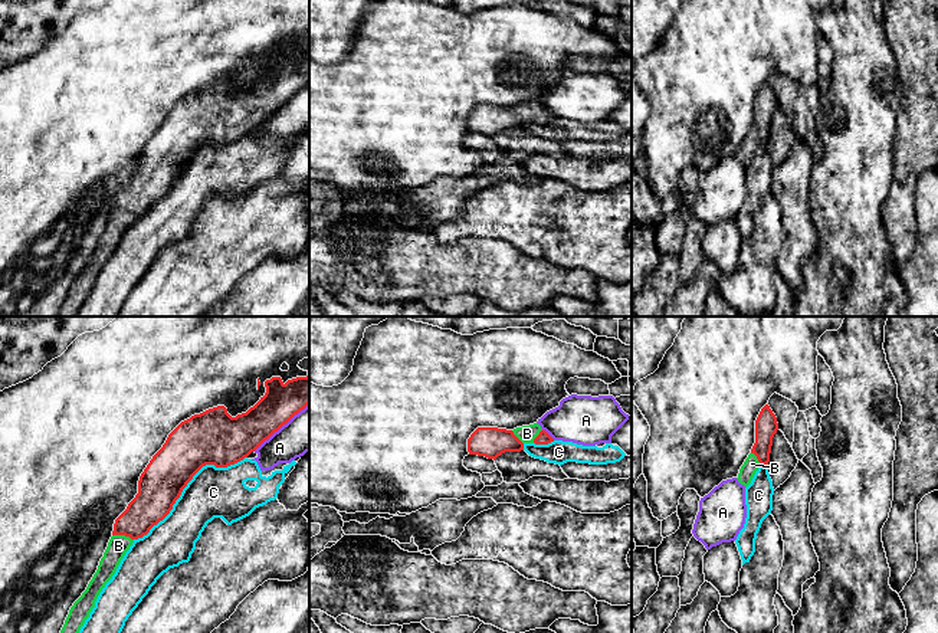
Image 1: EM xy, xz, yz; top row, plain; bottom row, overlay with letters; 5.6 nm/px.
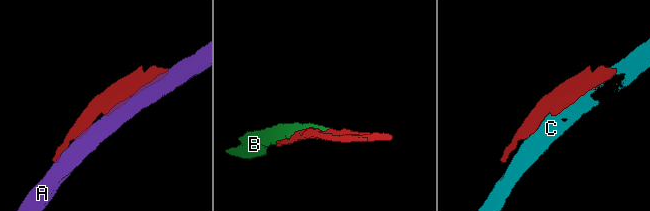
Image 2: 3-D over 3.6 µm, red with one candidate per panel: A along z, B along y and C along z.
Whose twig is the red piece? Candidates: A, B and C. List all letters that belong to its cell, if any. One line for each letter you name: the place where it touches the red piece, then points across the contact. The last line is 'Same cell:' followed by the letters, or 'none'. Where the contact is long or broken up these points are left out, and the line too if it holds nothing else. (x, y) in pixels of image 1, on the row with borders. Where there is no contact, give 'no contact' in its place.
B: xy (123, 534)
Same cell: B

